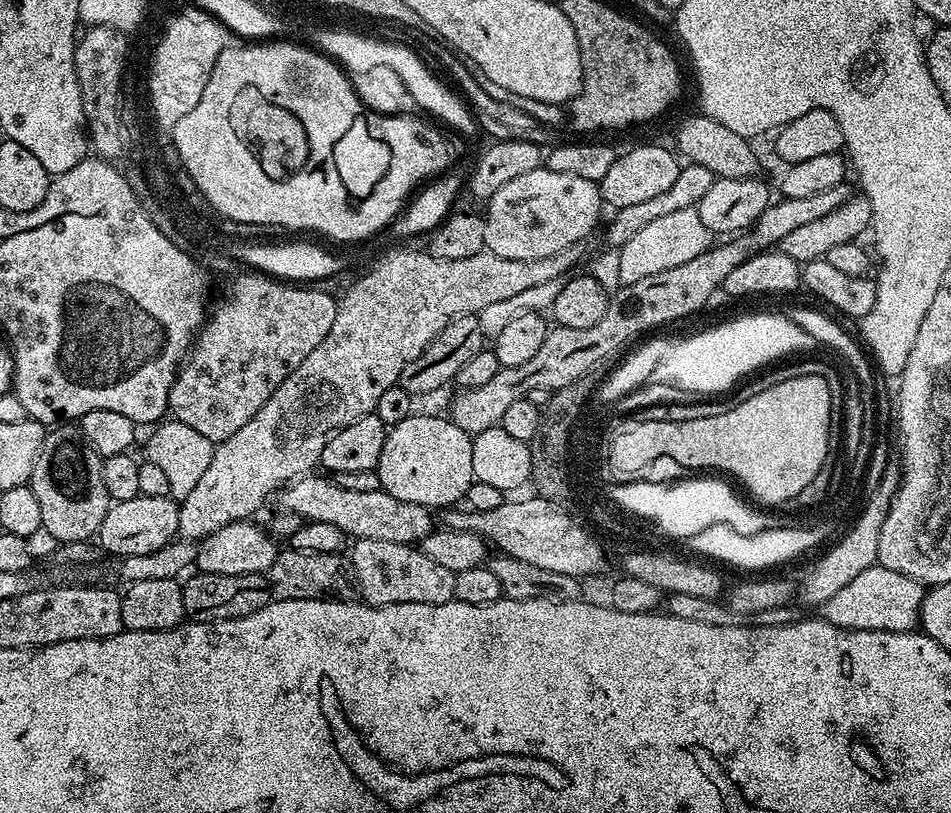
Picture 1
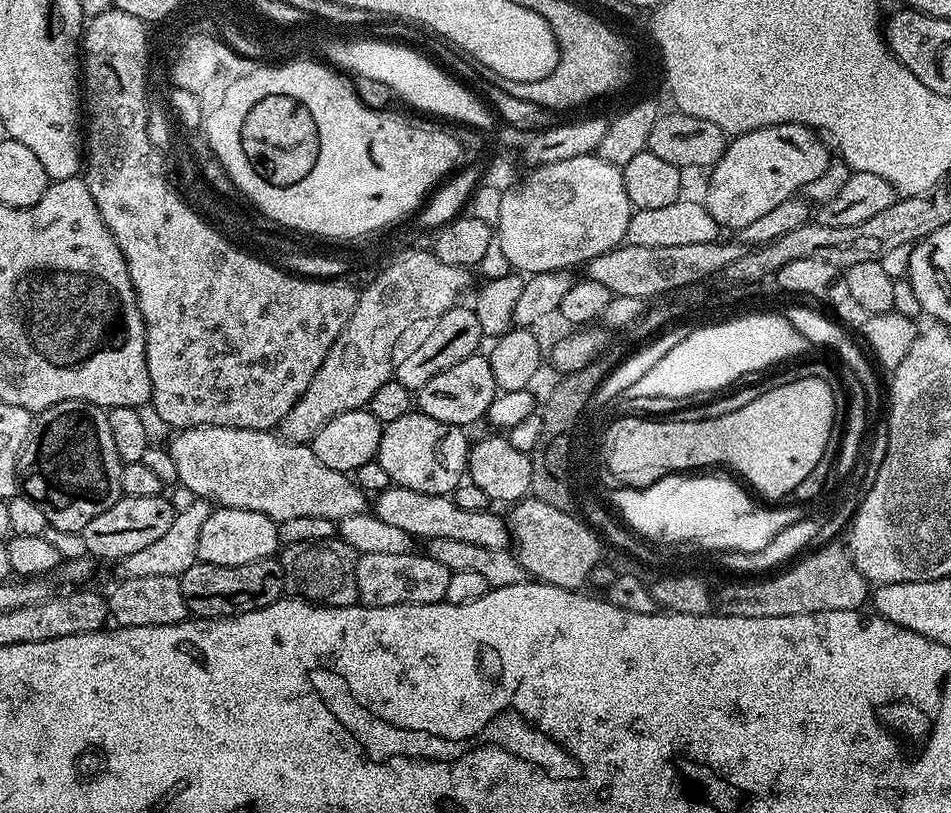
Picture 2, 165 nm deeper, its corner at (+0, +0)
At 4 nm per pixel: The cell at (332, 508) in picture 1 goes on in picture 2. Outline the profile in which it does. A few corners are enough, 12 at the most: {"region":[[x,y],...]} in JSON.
{"region":[[202,426],[167,450],[193,497],[277,522],[369,507],[275,431]]}

